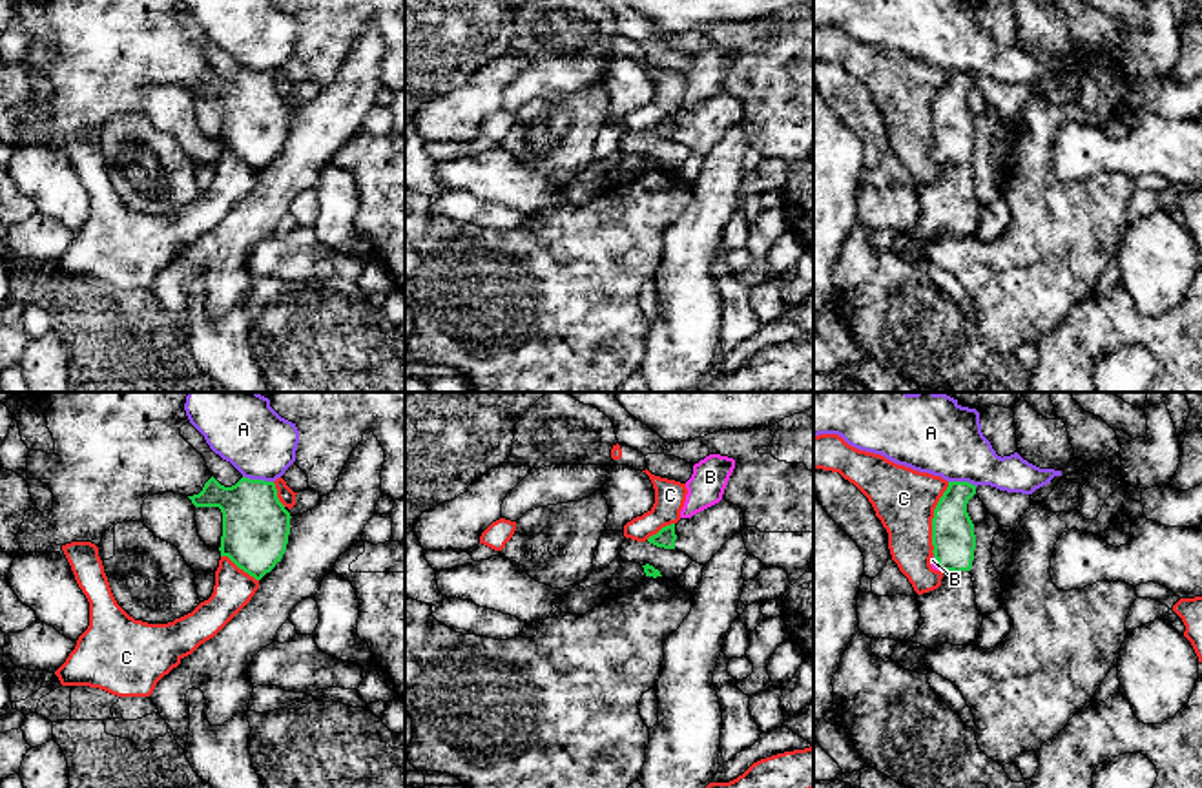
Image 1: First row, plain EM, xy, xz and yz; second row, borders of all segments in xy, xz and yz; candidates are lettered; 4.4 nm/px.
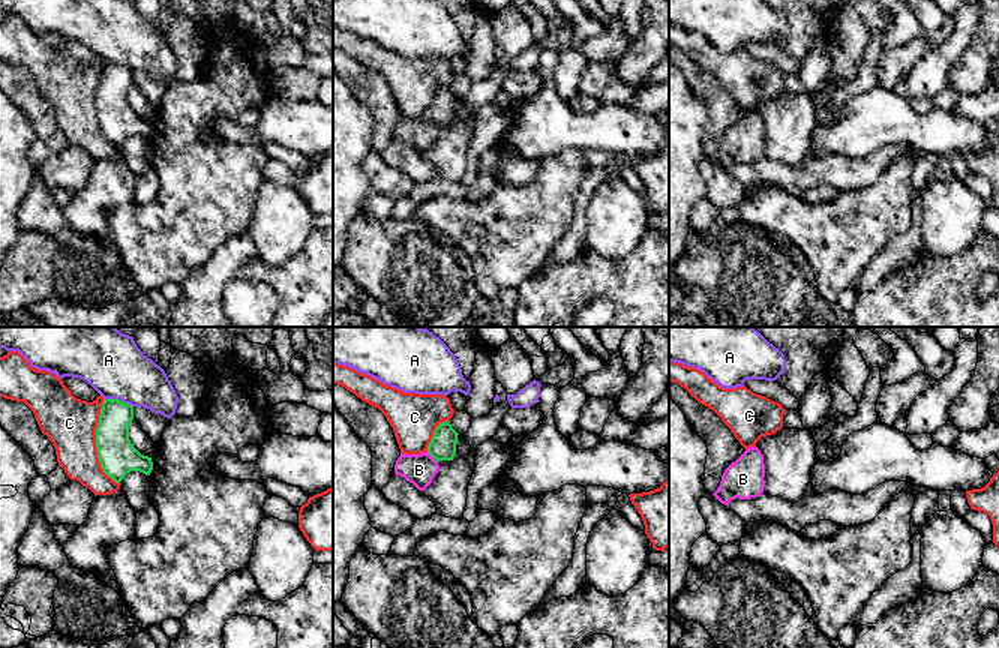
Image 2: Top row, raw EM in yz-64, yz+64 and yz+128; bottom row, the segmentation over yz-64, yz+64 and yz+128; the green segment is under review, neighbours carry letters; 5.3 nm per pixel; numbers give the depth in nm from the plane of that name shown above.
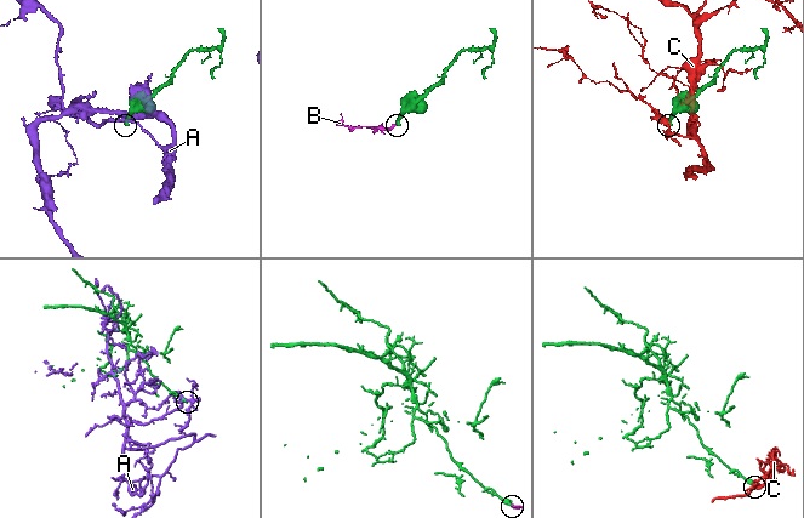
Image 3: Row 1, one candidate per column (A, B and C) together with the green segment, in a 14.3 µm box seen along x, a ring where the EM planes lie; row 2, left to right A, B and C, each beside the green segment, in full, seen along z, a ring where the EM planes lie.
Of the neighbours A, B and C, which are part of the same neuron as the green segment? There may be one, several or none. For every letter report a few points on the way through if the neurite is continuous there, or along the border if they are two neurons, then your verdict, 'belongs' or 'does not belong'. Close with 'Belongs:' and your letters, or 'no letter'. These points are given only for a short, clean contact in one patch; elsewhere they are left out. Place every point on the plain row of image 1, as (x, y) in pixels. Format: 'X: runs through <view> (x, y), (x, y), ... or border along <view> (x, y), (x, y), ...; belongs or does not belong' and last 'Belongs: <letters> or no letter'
A: does not belong
B: runs through yz (953, 123), (953, 141), (938, 155), (932, 152); belongs
C: does not belong
Belongs: B

